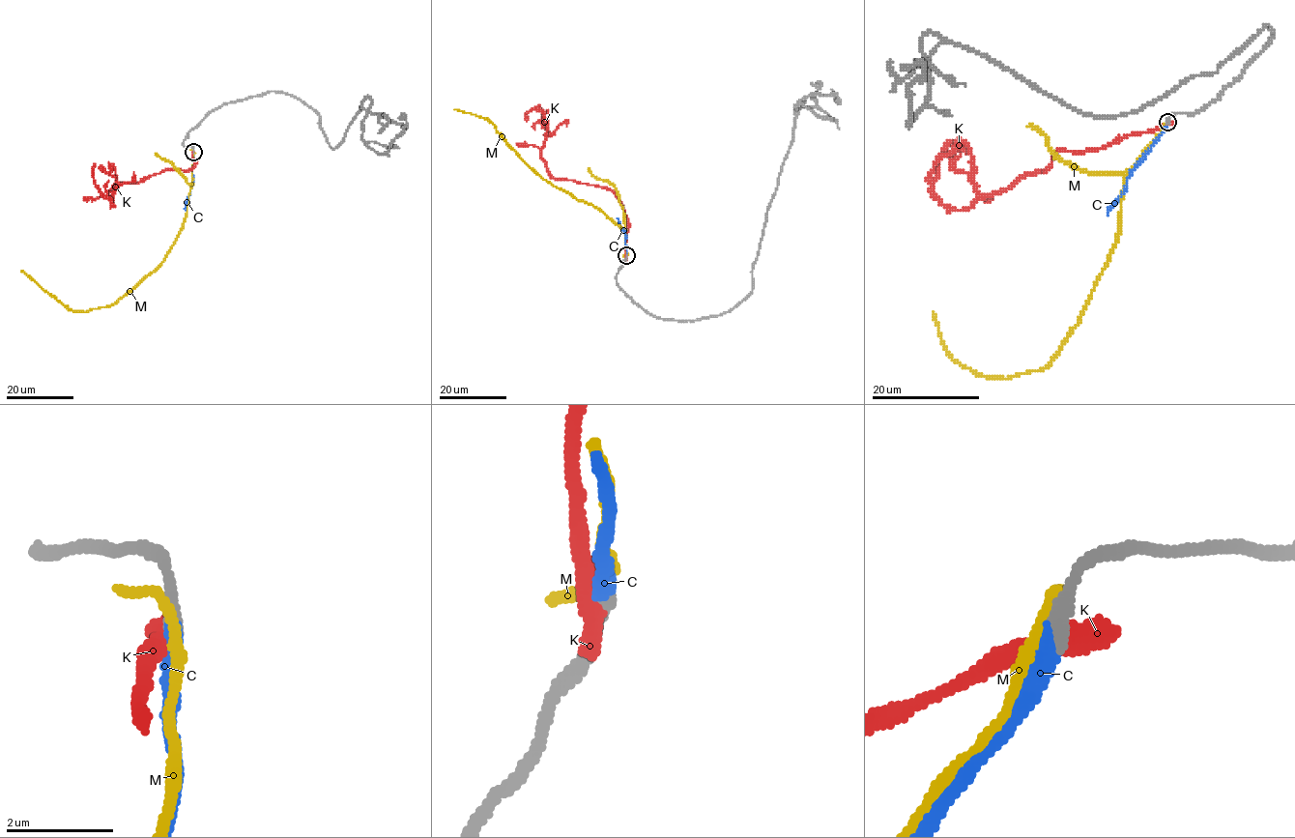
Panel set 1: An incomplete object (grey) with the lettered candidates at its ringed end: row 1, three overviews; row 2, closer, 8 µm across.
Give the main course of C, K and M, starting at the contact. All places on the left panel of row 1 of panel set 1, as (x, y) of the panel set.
C: (194, 152), (192, 181), (185, 210)
K: (193, 153), (189, 169), (170, 168), (138, 182), (117, 183), (107, 192), (113, 206), (95, 183), (95, 162)
M: (193, 150), (192, 184), (183, 228), (164, 260), (114, 304), (74, 311), (21, 271)

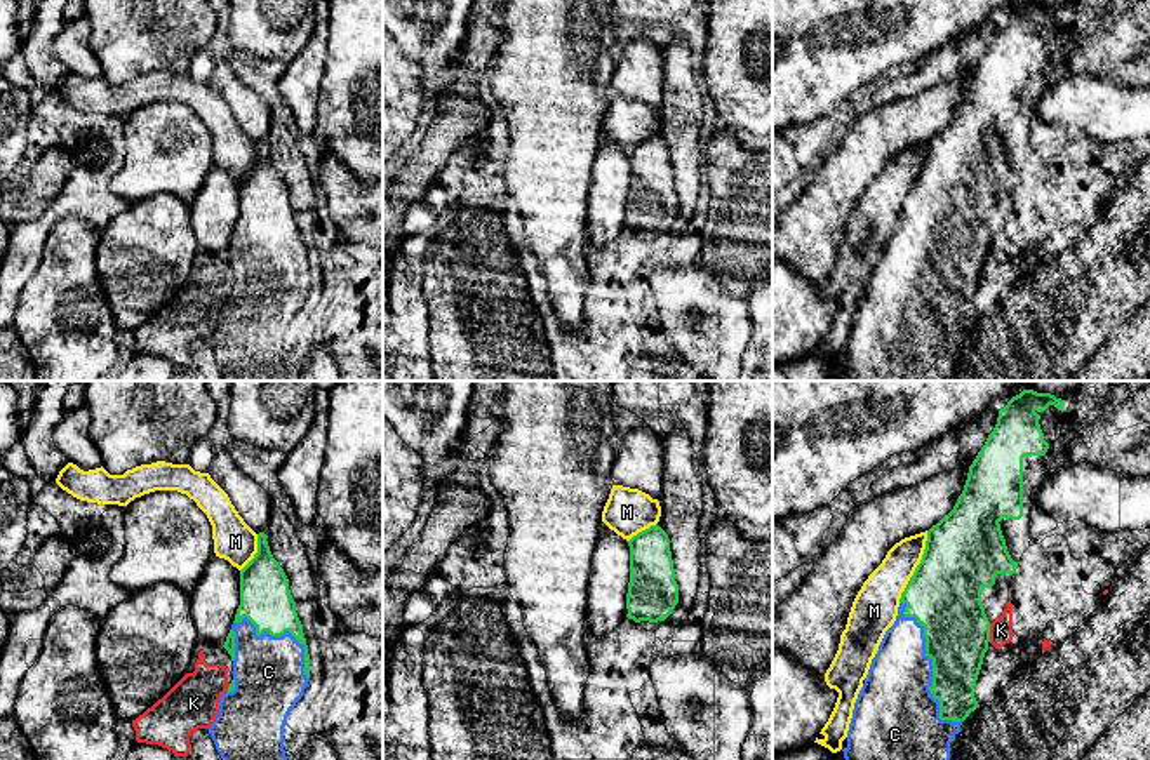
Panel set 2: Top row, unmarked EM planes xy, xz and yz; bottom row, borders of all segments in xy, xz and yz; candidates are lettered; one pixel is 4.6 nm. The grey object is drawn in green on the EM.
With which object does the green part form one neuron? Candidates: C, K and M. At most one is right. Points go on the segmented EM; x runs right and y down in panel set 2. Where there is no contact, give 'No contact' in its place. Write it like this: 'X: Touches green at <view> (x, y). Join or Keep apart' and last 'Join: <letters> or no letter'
C: Touches green at yz (933, 666). Join
K: Touches green at yz (989, 632). Keep apart
M: Touches green at yz (917, 567). Keep apart
Join: C

